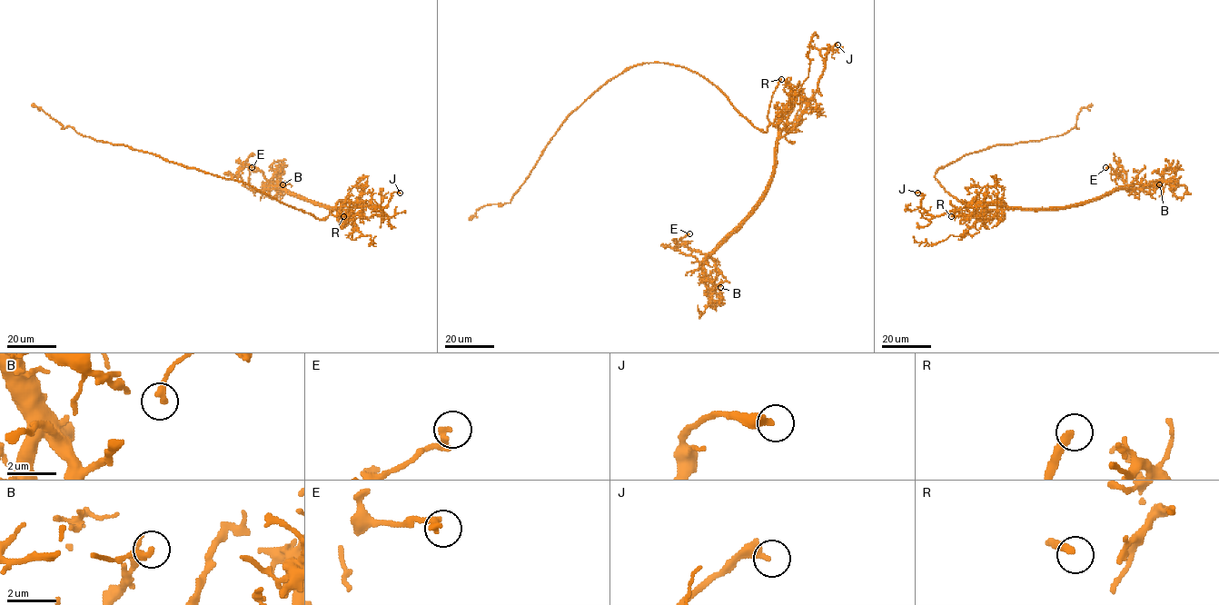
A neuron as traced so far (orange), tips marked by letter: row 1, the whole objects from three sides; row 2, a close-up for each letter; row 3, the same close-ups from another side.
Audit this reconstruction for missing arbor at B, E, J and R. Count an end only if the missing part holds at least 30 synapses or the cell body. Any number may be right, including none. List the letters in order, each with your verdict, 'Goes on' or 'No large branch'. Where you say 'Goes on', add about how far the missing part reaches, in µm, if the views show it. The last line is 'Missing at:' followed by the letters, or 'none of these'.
B: No large branch
E: No large branch
J: No large branch
R: Goes on. Missing length about 80 µm
Missing at: R

